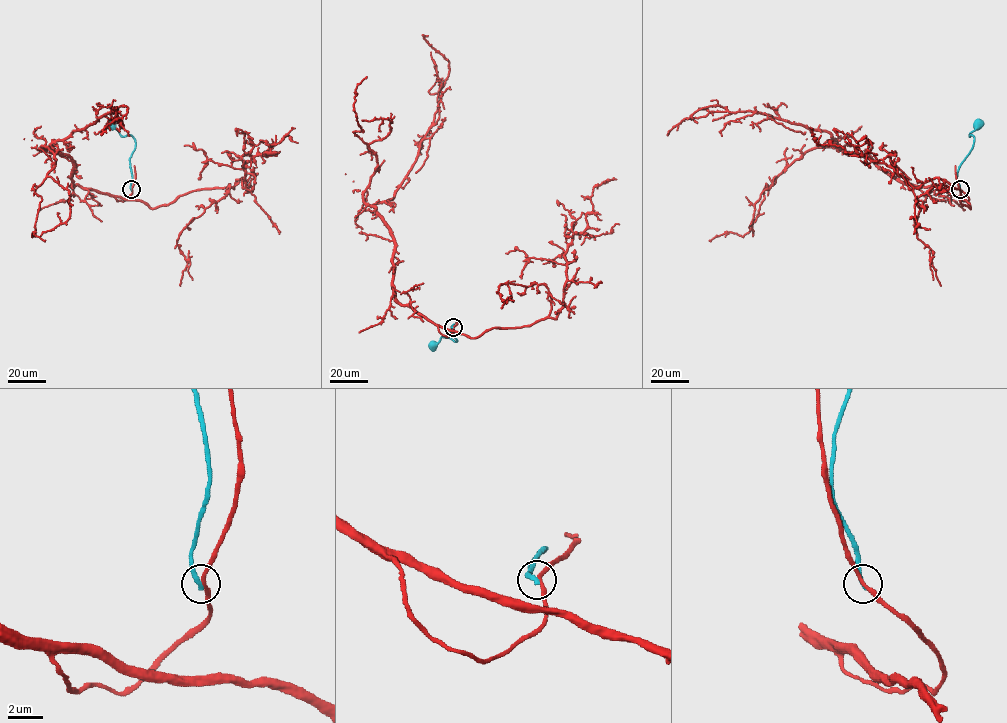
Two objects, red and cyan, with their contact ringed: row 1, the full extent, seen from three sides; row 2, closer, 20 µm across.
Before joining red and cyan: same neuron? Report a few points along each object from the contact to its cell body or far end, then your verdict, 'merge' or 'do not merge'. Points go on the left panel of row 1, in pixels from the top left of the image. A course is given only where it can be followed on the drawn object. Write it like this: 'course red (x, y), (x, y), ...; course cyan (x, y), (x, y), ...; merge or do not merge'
course red (131, 189), (121, 201), (71, 186), (73, 161), (50, 145), (118, 112), (119, 106), (128, 107), (101, 135); course cyan (131, 189), (130, 158), (135, 139), (130, 135), (122, 136), (112, 122); do not merge

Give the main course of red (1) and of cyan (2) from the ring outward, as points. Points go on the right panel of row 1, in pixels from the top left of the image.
1: (960, 189), (968, 201), (936, 185), (904, 184), (826, 131), (751, 111), (702, 107), (668, 135)
2: (960, 189), (957, 180), (959, 166), (972, 147), (974, 137), (969, 134), (978, 122)

